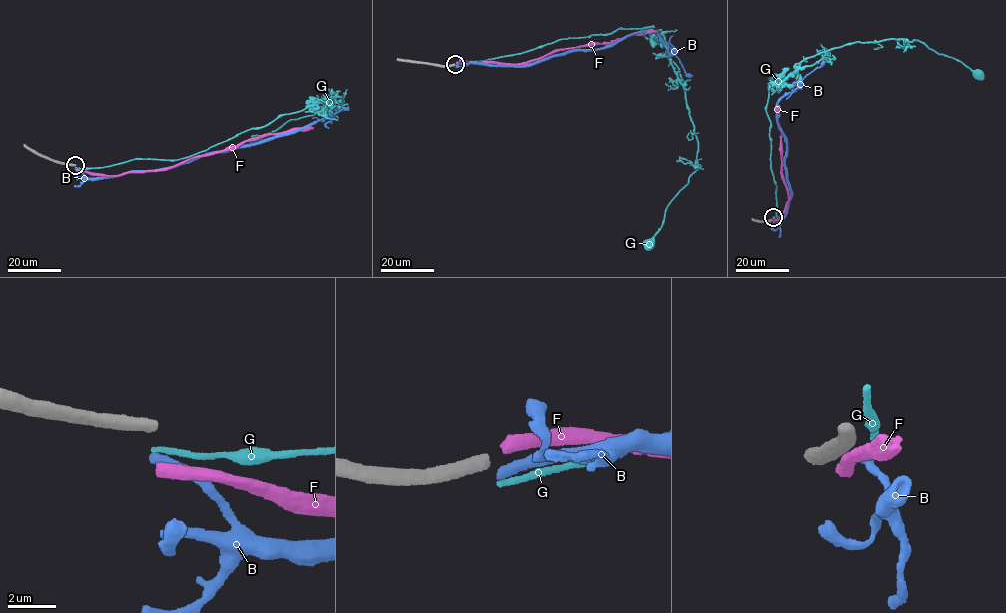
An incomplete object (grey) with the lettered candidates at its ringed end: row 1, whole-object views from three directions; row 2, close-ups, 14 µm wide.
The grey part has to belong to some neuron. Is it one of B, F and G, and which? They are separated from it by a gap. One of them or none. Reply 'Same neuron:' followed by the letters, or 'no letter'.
Same neuron: F

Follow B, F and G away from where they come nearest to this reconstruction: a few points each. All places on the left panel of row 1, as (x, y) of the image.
B: (75, 168), (87, 178), (100, 179), (175, 167), (209, 153), (250, 146), (295, 132), (348, 108)
F: (75, 169), (116, 176), (131, 172), (163, 171), (193, 156), (210, 155), (267, 135), (313, 127)
G: (75, 167), (179, 159), (308, 103), (325, 108), (343, 96), (337, 111), (324, 109), (255, 137)

